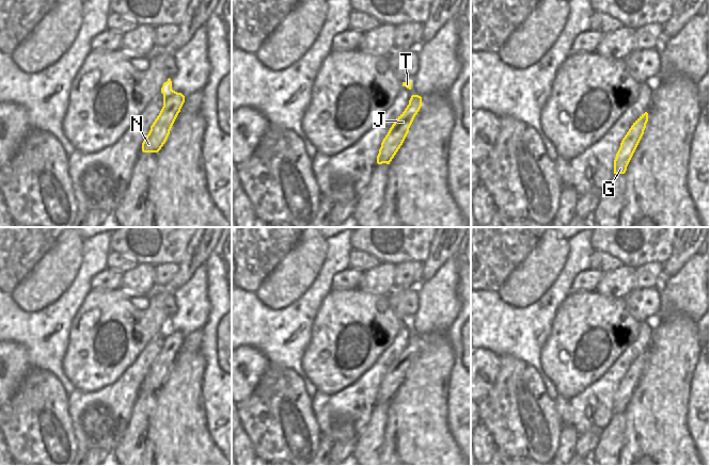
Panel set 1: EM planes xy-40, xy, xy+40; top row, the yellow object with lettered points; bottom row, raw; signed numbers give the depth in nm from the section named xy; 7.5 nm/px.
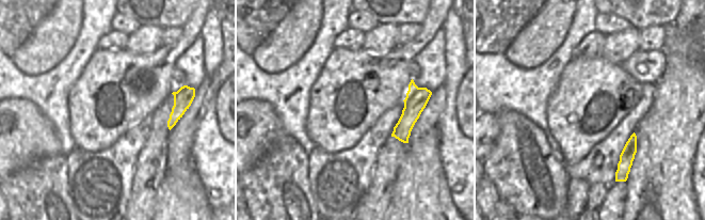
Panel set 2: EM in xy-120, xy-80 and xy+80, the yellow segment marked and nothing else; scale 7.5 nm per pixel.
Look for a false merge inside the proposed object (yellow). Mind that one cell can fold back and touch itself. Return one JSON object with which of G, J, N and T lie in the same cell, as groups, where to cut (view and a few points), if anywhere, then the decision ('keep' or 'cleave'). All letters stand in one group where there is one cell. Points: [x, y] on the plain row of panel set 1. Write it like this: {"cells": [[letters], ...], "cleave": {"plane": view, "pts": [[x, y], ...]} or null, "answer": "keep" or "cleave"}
{"cells": [["G", "J", "N", "T"]], "cleave": null, "answer": "keep"}

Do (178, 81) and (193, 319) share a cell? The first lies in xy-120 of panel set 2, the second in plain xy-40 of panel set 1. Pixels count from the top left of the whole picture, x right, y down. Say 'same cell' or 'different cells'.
different cells

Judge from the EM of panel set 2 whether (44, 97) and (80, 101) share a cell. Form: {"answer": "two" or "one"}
{"answer": "two"}

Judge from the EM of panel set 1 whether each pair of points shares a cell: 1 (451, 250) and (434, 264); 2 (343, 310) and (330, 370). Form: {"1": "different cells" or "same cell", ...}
{"1": "same cell", "2": "same cell"}

